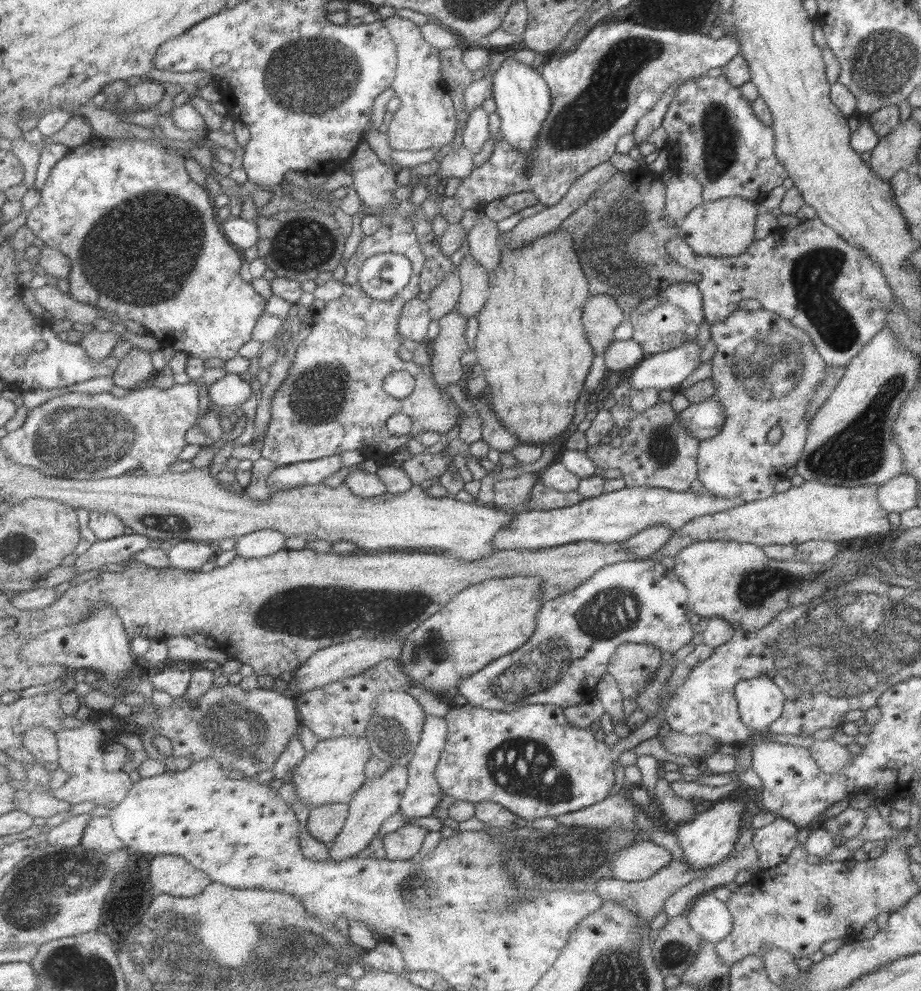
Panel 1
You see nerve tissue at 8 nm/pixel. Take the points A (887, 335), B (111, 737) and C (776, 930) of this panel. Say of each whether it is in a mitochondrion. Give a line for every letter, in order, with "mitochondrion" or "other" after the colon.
A: other
B: other
C: other

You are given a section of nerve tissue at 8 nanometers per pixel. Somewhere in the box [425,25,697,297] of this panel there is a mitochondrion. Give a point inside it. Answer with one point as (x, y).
(599, 108)

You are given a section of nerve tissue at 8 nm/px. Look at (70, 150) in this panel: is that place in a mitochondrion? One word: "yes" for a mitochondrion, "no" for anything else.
no

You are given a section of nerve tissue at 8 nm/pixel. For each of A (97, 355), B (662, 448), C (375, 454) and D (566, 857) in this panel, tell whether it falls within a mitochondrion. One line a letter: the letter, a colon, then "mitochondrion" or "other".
A: other
B: mitochondrion
C: other
D: mitochondrion

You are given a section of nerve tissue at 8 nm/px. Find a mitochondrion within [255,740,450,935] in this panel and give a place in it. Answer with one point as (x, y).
(411, 886)

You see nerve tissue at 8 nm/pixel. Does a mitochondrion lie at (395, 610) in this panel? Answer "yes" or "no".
yes

